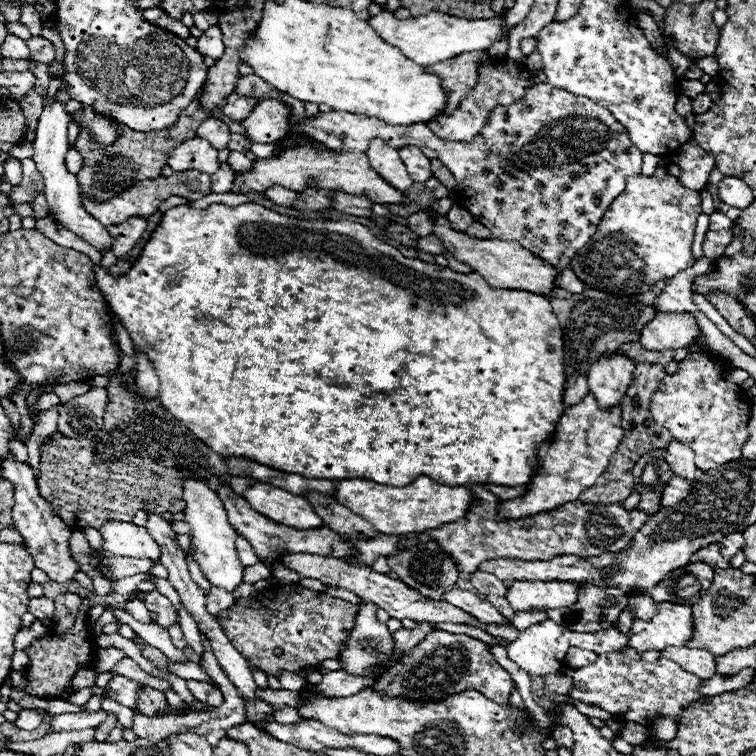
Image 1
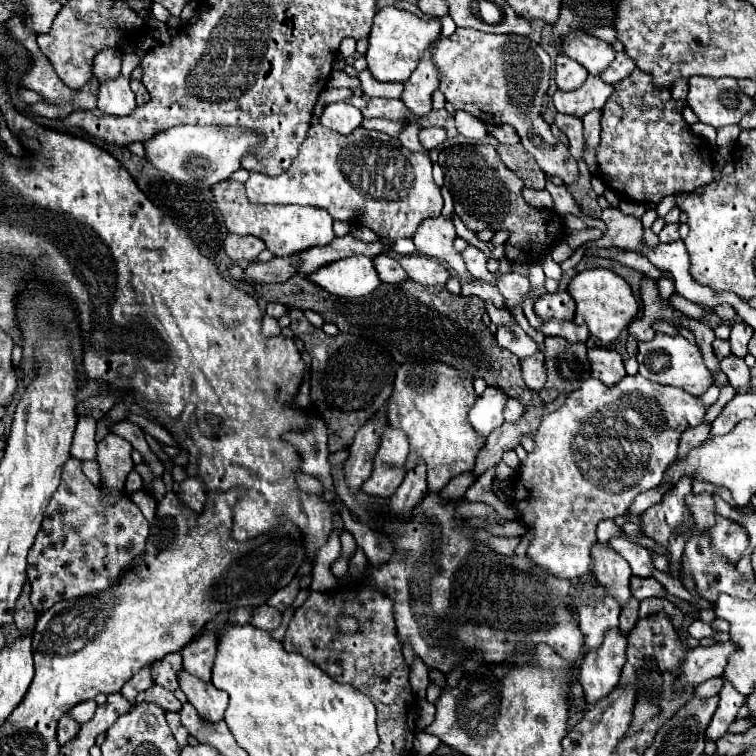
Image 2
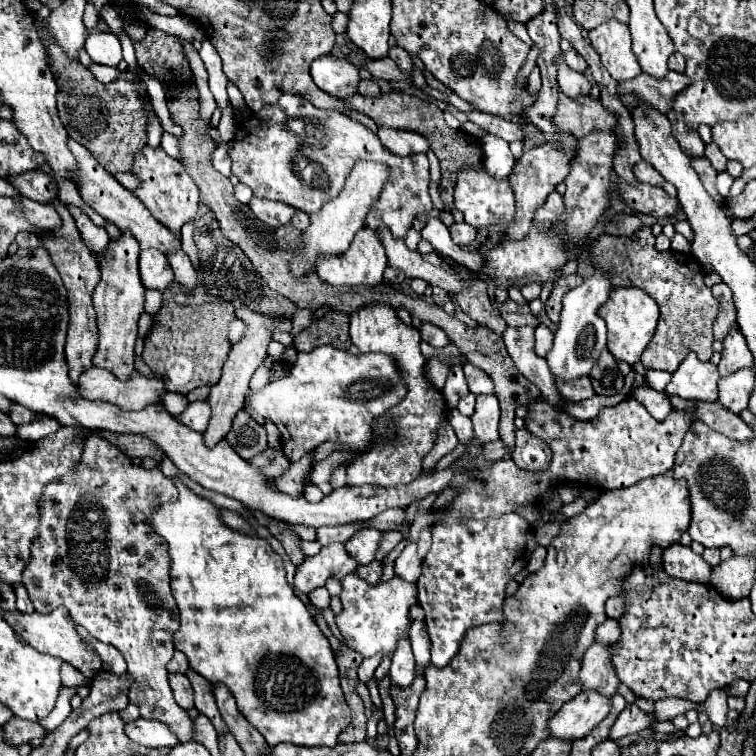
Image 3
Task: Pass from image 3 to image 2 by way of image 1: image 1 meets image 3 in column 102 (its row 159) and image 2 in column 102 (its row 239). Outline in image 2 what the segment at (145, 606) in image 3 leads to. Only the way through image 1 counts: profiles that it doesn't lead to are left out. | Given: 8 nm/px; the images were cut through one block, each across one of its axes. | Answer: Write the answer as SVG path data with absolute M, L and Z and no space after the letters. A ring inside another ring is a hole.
M70 458L62 468L62 482L46 508L42 528L36 534L36 542L28 554L28 582L32 586L30 600L32 600L34 610L42 614L50 610L56 602L78 598L78 596L88 596L118 582L126 564L130 564L130 560L146 552L148 536L150 536L150 524L142 516L140 508L128 496L122 496L116 504L106 502L102 496L102 490L96 488L84 476L82 462L78 458Z

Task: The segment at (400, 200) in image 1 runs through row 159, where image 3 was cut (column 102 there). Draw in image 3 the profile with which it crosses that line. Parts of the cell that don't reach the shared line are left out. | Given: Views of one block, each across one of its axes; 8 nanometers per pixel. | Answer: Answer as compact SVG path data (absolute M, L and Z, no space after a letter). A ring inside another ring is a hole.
M124 232L116 242L108 246L102 258L100 272L102 278L94 290L94 308L98 314L98 350L94 356L94 366L114 372L118 378L126 380L134 370L134 342L138 334L138 316L144 310L144 284L138 272L140 246L130 232Z

